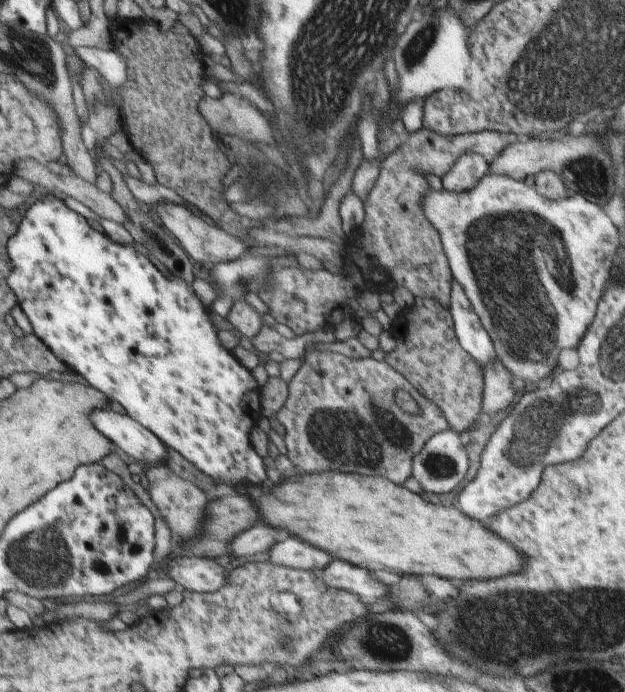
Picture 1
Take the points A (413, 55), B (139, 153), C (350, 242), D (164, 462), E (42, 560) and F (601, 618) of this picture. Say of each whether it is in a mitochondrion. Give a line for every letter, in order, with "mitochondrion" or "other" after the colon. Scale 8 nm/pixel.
A: mitochondrion
B: other
C: other
D: other
E: mitochondrion
F: mitochondrion

